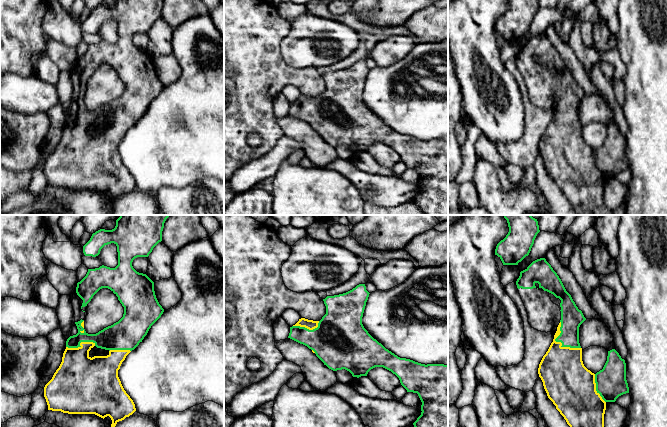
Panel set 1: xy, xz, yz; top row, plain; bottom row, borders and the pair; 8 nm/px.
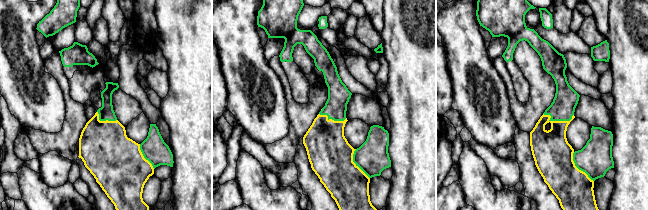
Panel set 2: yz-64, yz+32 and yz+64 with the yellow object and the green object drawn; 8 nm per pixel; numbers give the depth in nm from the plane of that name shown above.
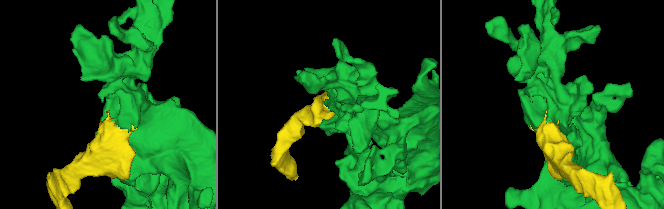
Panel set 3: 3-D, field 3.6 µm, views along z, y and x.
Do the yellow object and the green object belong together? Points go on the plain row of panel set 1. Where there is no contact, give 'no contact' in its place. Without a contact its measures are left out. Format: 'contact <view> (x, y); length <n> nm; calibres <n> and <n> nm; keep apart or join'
contact yz (559, 118); length 280 nm; calibres 360 and 180 nm; join

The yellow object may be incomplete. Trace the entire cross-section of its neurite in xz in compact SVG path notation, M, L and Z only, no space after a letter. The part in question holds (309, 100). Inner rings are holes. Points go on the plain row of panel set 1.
M365 60L352 66L323 75L326 90L320 97L305 94L290 103L288 114L307 122L333 147L345 145L353 153L367 152L375 143L383 143L395 150L407 168L417 169L422 181L421 191L413 199L426 215L448 215L448 141L421 140L400 134L374 115L362 100L362 93L369 73Z

